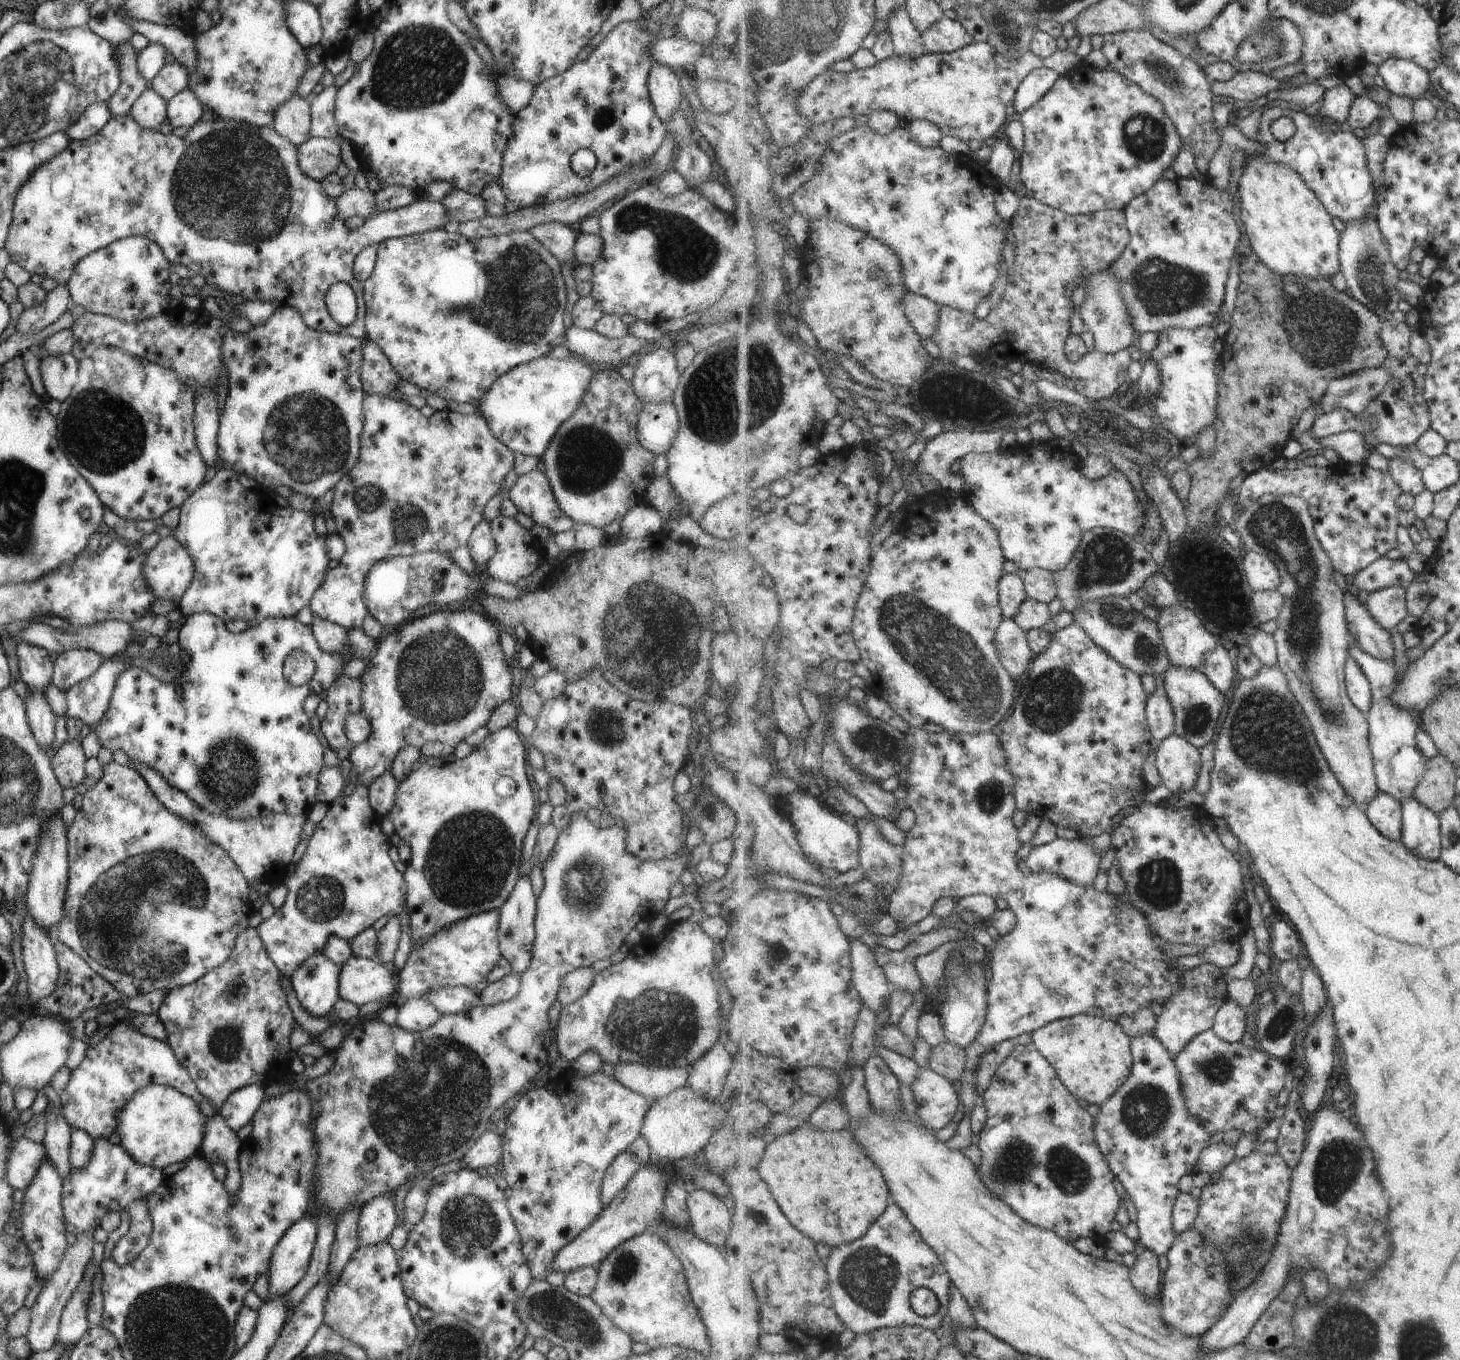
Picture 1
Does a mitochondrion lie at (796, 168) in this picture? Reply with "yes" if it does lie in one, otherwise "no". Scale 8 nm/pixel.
no

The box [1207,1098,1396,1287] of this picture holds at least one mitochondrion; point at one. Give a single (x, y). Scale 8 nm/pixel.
(1335, 1174)

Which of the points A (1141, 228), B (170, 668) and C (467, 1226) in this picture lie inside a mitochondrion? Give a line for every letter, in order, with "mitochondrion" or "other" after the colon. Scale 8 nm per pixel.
A: other
B: mitochondrion
C: mitochondrion

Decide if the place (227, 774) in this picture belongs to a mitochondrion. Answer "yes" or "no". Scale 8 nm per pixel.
yes

